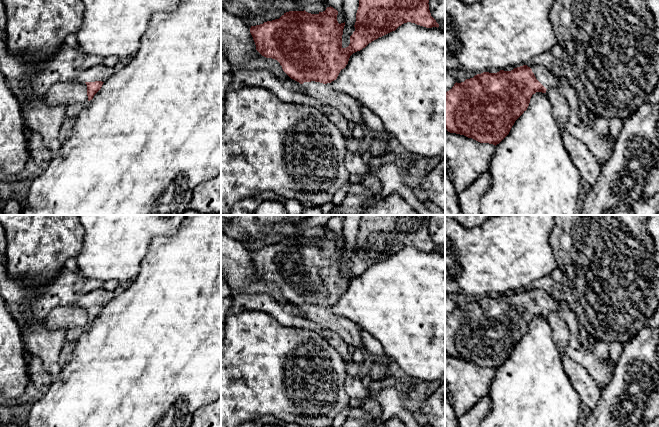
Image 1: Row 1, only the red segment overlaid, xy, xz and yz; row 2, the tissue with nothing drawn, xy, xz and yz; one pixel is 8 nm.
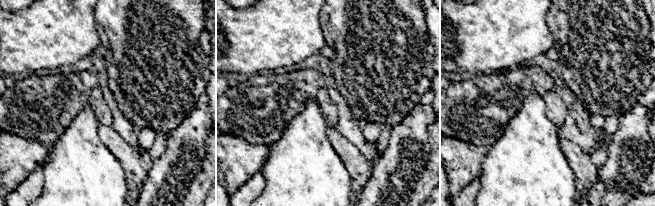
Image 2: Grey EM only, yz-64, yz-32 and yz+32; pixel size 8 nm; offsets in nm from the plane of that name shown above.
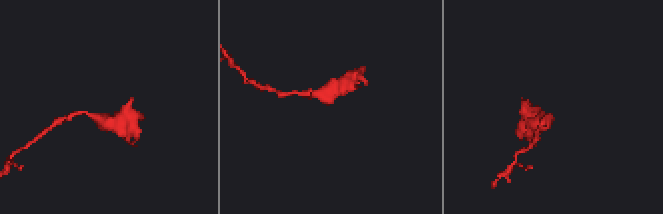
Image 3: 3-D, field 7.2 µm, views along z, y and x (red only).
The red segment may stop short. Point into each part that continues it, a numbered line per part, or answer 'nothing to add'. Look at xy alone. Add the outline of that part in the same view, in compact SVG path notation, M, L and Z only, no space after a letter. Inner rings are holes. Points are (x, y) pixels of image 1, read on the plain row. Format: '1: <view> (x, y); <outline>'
1: xy (98, 297); M103 288L95 290L85 296L83 296L78 303L84 306L105 306L112 298L113 292L106 291Z

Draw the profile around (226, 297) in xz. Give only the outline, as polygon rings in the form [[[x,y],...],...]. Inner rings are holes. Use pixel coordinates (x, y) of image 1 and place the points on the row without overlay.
[[[221,277],[221,343],[225,338],[228,311],[232,304],[233,295],[228,283]]]

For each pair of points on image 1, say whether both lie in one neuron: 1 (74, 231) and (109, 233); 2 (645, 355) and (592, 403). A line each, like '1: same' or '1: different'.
1: different
2: different

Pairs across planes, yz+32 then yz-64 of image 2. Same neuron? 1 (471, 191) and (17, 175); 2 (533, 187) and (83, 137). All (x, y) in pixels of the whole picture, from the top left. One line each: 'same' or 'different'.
1: different
2: same

